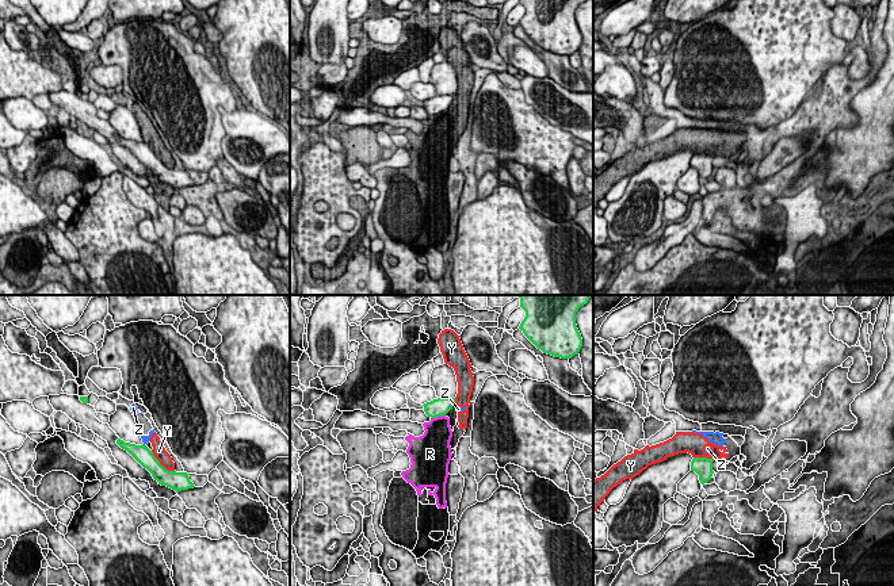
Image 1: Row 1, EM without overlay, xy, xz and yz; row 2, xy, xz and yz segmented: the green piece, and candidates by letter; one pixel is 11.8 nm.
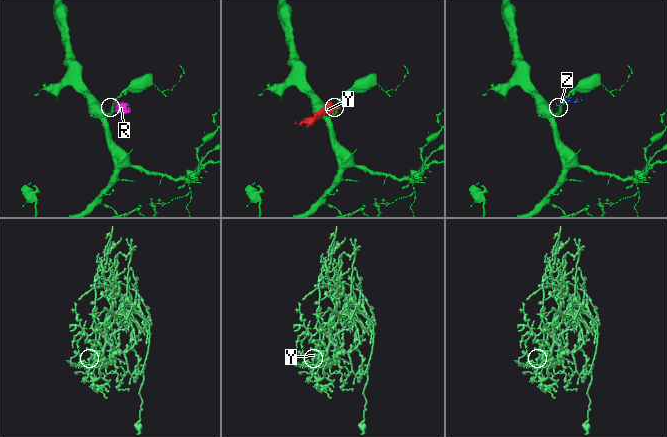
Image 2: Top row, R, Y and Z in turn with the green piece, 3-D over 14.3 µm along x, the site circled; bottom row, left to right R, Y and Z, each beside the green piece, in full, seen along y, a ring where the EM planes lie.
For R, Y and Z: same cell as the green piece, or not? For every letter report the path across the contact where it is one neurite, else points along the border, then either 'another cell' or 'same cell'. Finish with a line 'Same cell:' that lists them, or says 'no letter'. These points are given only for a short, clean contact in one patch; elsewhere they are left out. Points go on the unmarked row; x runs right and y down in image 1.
R: another cell
Y: another cell
Z: border along xy (142, 141), (145, 144); another cell
Same cell: no letter

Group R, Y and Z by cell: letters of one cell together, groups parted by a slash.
R Y Z

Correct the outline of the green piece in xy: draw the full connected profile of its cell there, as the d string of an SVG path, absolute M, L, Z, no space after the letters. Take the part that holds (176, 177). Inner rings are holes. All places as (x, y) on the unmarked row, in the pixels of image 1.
M121 135L116 137L116 141L122 146L127 148L144 165L146 165L152 171L153 176L158 179L158 181L167 183L176 189L195 184L187 169L165 166L154 154L153 149L144 141L135 142L125 139Z

